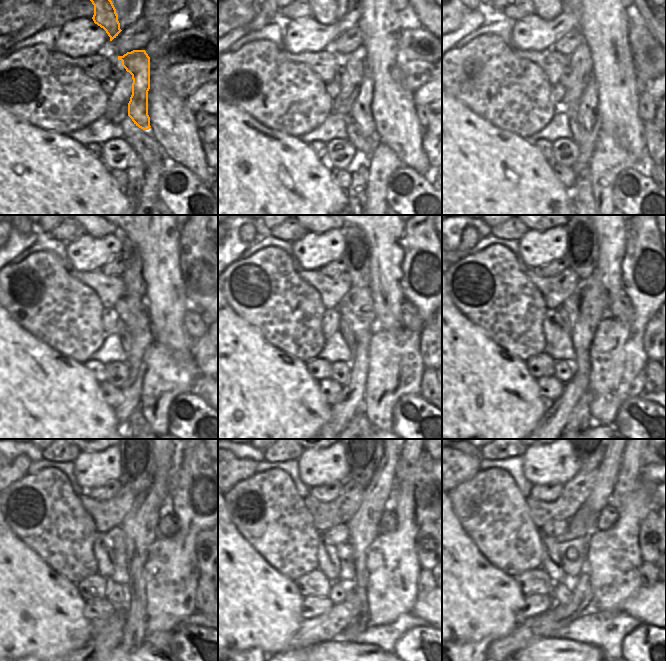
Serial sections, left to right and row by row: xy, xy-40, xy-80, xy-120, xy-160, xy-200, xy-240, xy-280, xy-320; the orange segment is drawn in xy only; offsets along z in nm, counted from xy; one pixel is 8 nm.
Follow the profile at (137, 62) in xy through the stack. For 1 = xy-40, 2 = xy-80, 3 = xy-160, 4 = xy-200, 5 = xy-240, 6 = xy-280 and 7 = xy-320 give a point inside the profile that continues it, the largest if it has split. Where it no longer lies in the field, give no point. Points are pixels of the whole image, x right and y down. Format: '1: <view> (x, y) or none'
1: xy-40 (361, 110)
2: xy-80 (588, 116)
3: xy-160 (352, 398)
4: xy-200 (555, 418)
5: xy-240 (105, 638)
6: xy-280 (310, 631)
7: xy-320 (531, 629)

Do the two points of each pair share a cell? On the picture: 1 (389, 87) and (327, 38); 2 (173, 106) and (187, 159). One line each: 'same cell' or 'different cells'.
1: different cells
2: same cell

